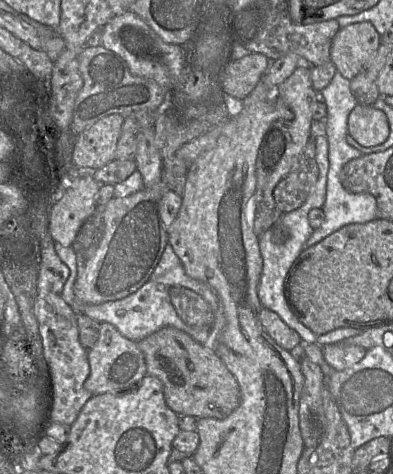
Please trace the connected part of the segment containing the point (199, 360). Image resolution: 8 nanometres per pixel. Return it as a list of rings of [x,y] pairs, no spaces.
[[[163,327],[137,342],[146,363],[147,374],[156,376],[163,384],[166,405],[176,414],[199,418],[224,419],[241,401],[234,375],[216,354],[186,332],[175,327]]]

